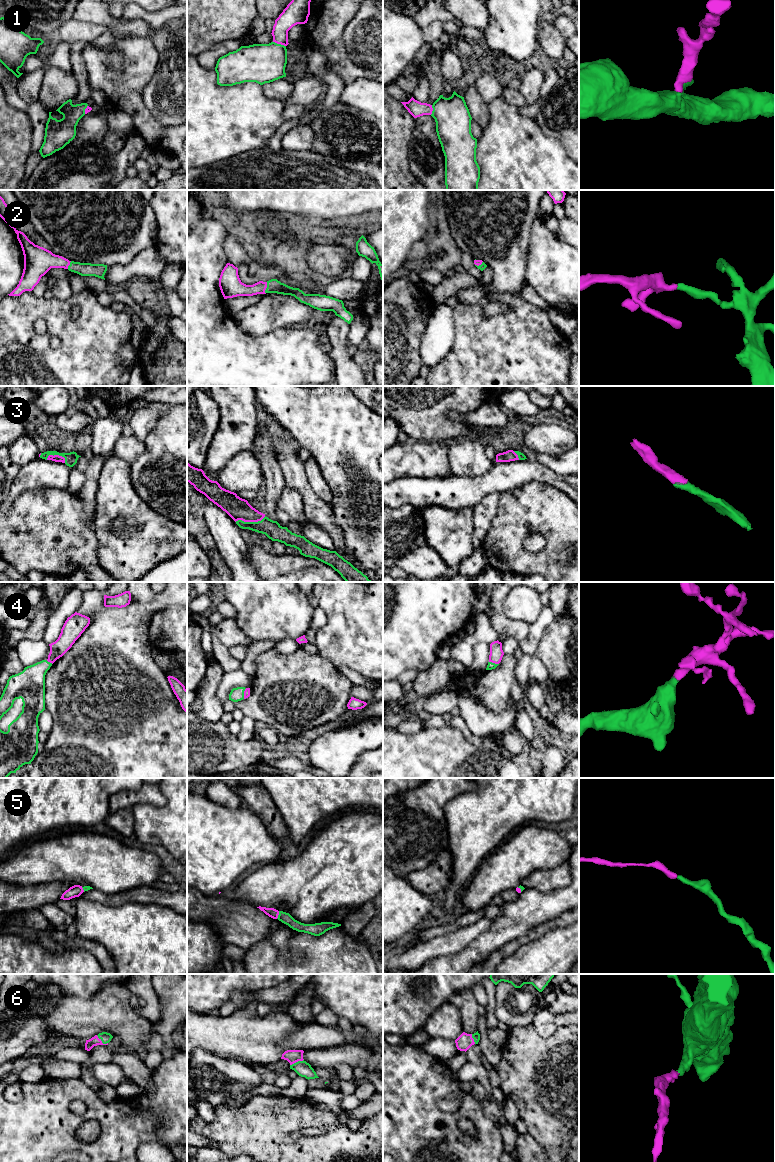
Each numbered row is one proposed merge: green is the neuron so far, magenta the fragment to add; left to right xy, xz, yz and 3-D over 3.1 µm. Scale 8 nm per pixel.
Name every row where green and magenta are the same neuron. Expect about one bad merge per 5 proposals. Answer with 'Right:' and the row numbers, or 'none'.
Right: 1, 2, 3, 4, 5, 6

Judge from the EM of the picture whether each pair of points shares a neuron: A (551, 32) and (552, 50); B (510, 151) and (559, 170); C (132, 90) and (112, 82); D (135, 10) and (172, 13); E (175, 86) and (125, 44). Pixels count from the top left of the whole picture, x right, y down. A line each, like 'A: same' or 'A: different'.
A: same
B: same
C: same
D: same
E: different

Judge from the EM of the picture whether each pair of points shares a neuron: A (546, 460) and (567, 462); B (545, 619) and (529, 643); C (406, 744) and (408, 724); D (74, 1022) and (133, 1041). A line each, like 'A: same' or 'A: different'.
A: same
B: same
C: different
D: same

